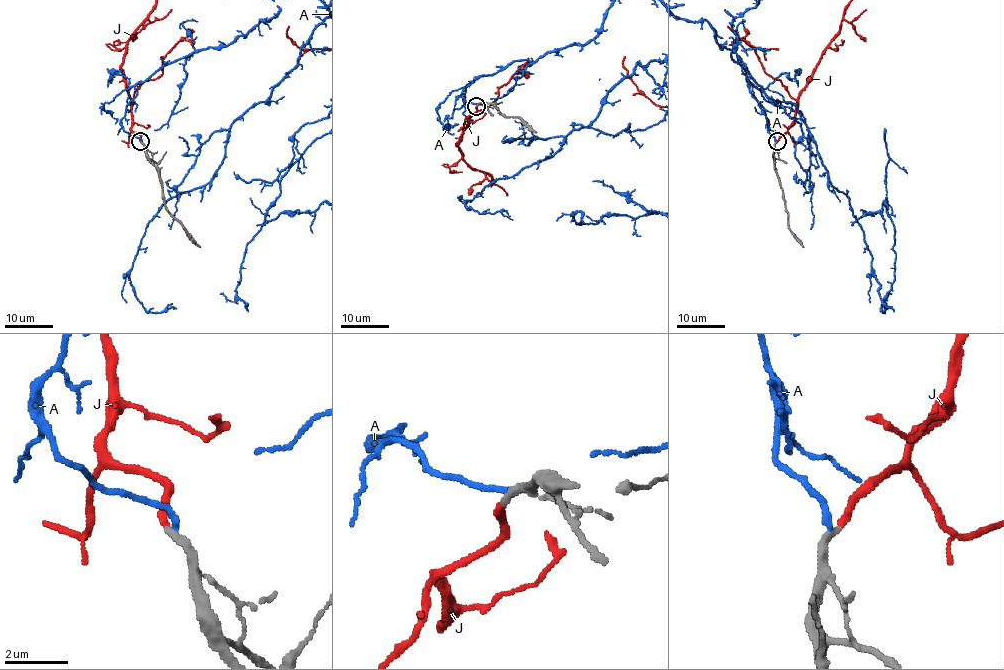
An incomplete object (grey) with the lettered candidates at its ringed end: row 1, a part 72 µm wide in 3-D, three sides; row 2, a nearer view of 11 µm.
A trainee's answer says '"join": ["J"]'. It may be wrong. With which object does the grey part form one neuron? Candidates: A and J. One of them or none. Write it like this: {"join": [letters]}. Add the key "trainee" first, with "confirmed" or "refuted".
{"trainee": "confirmed", "join": ["J"]}

